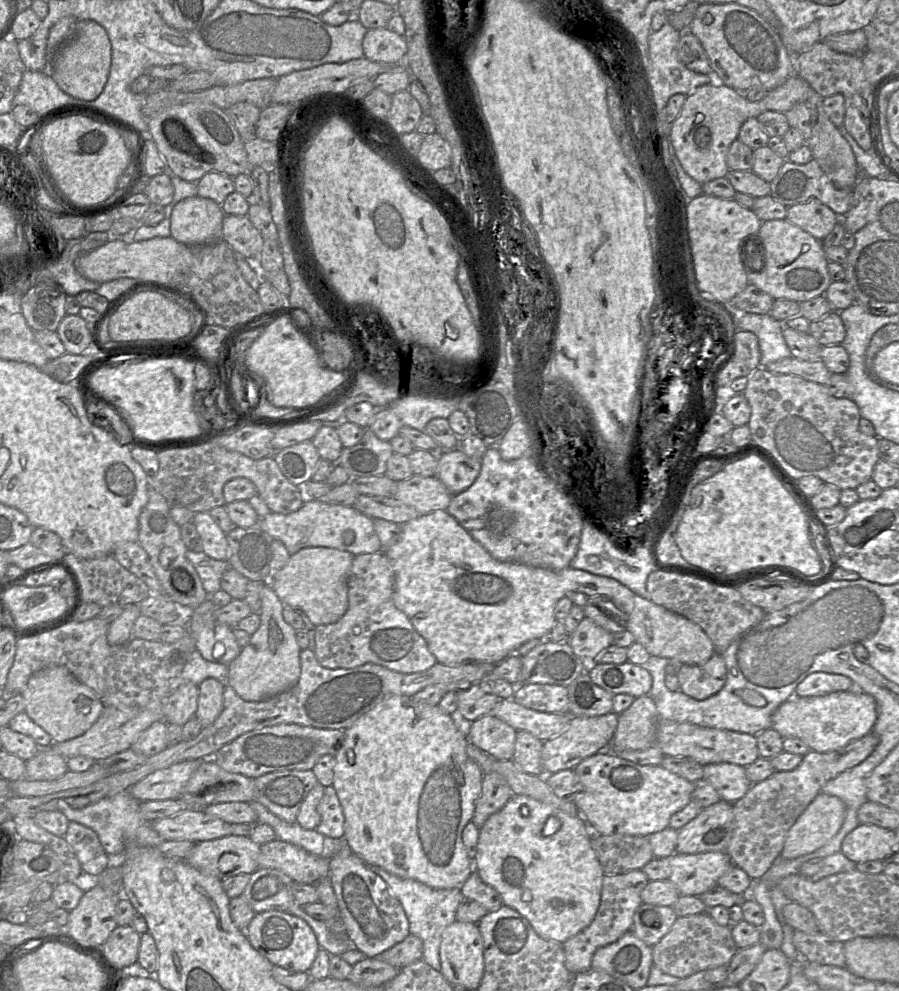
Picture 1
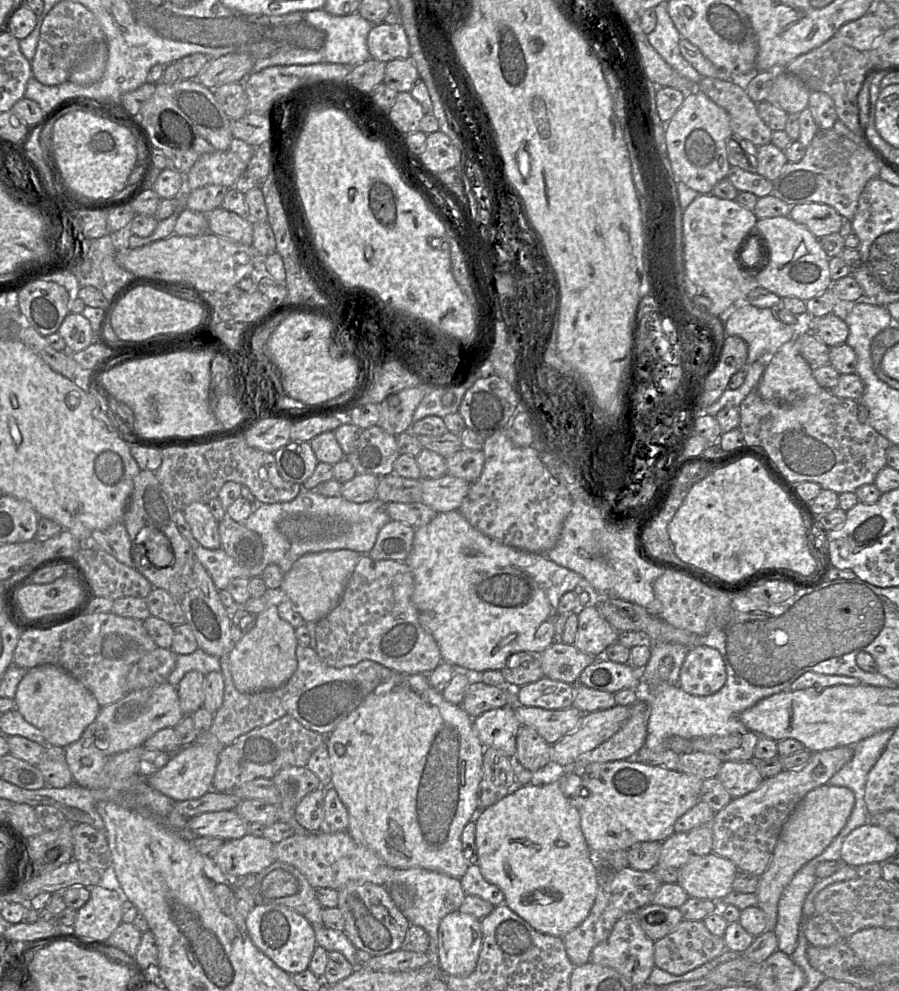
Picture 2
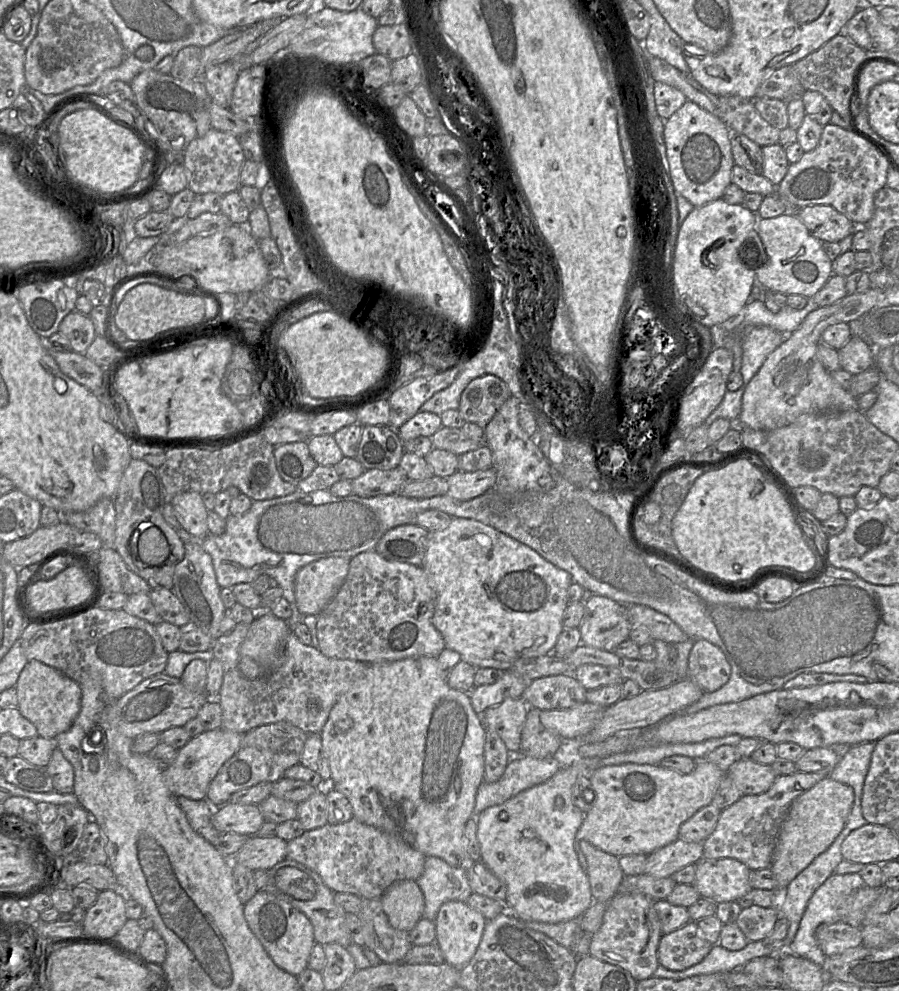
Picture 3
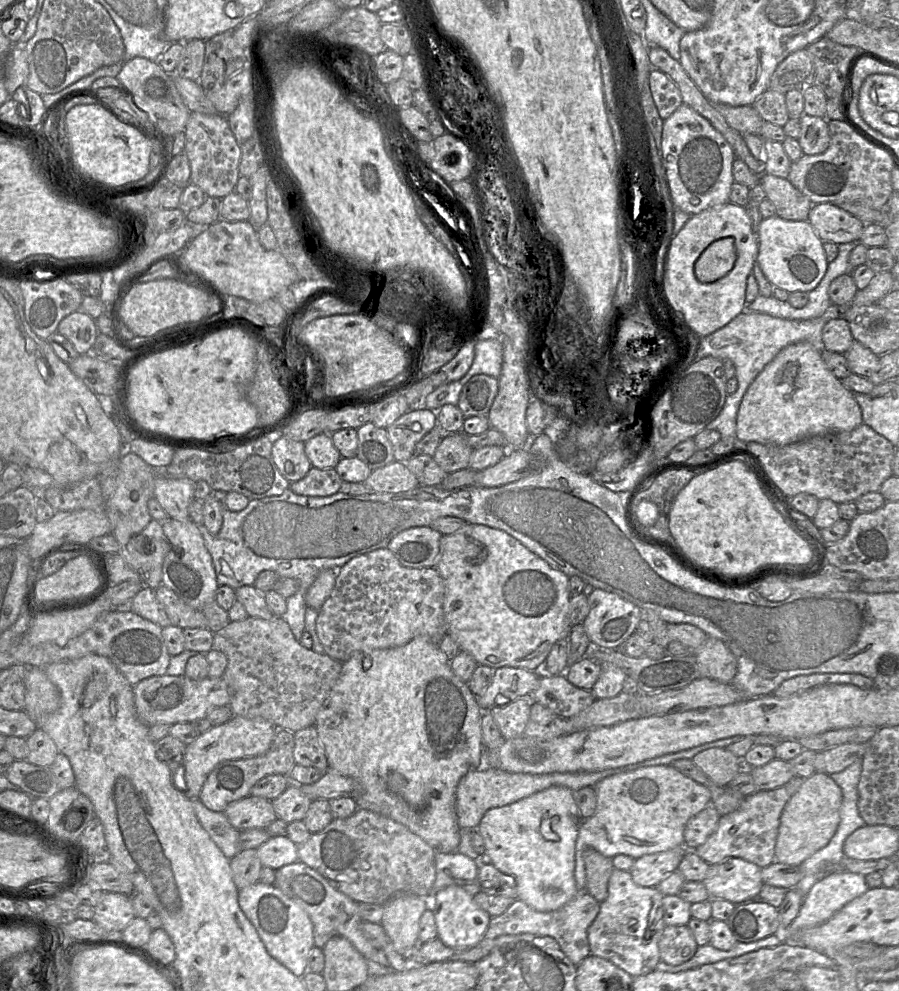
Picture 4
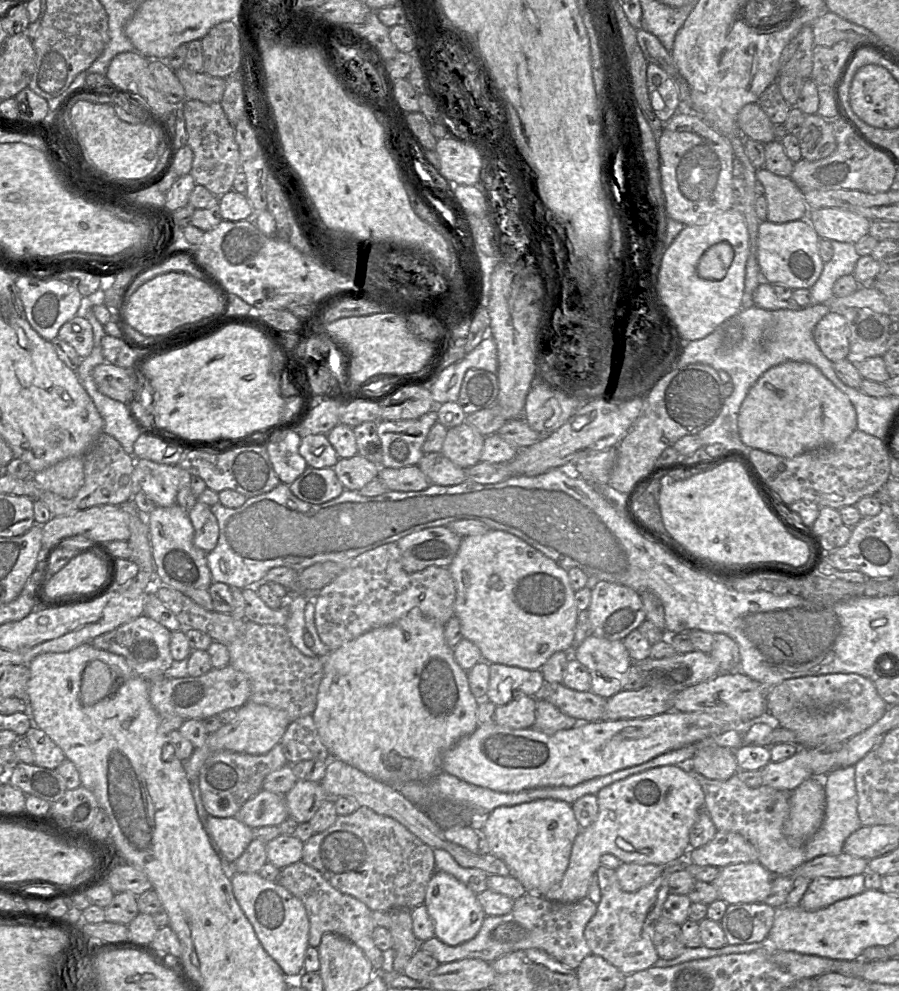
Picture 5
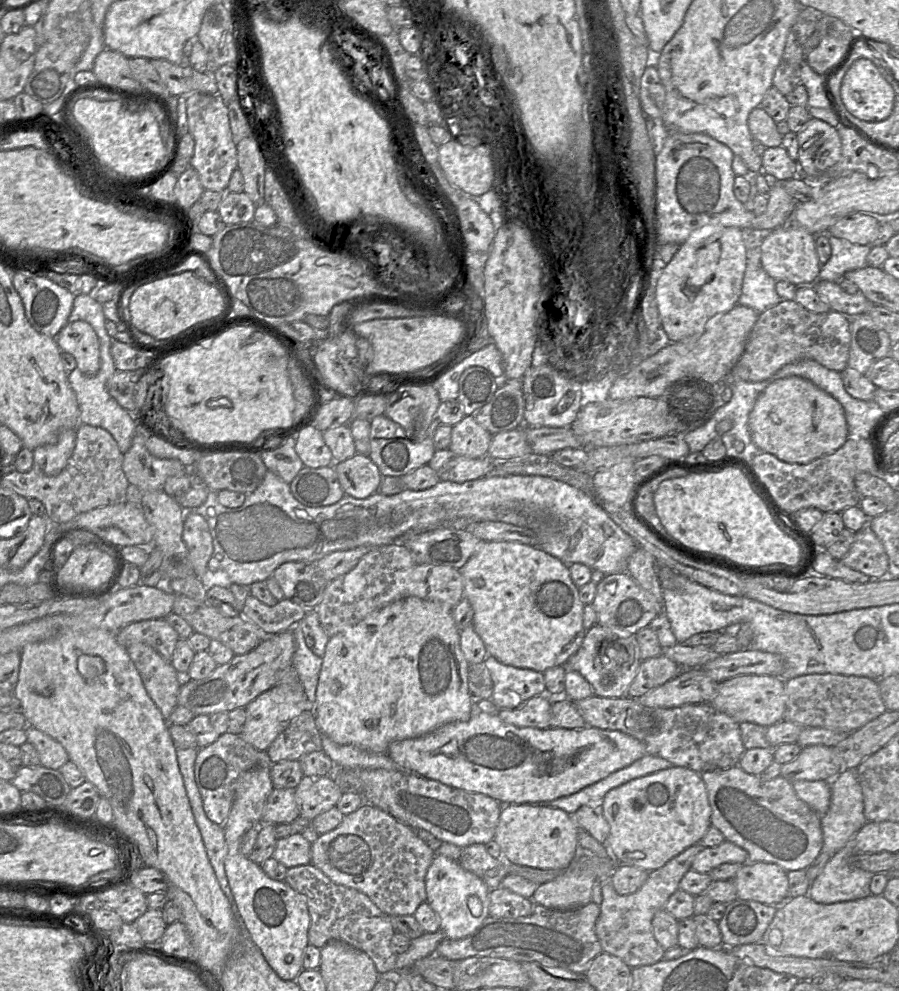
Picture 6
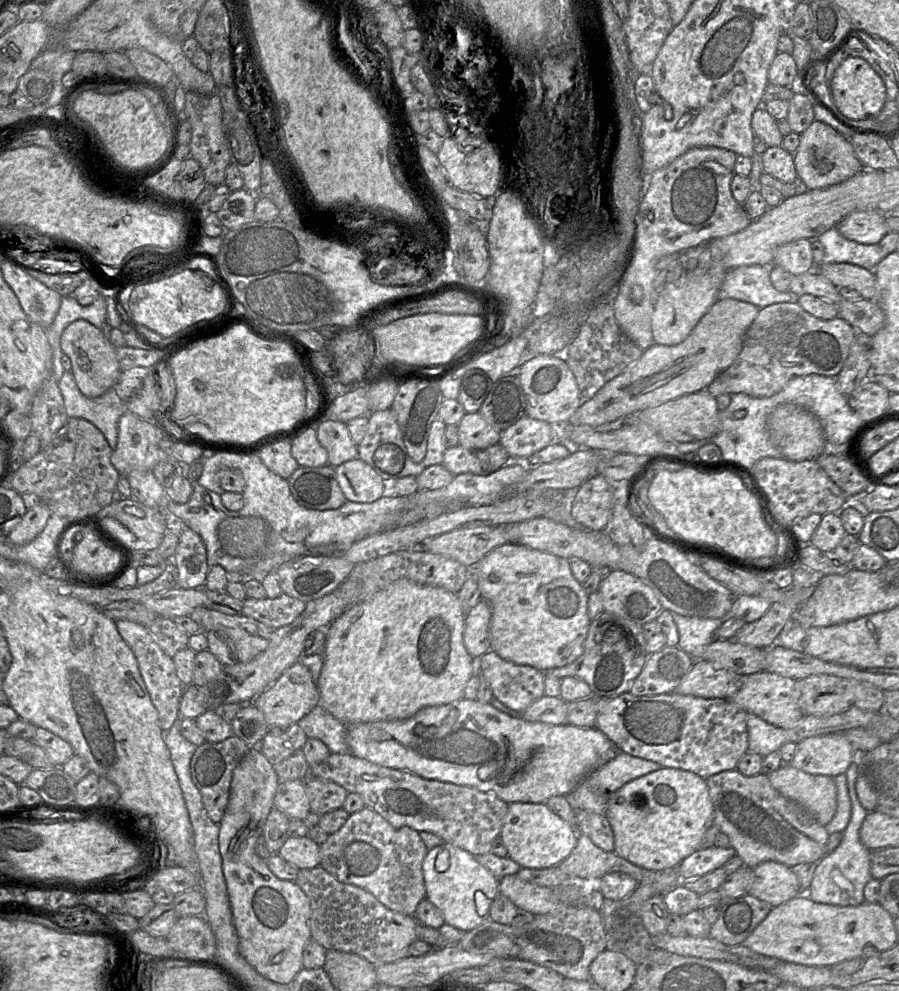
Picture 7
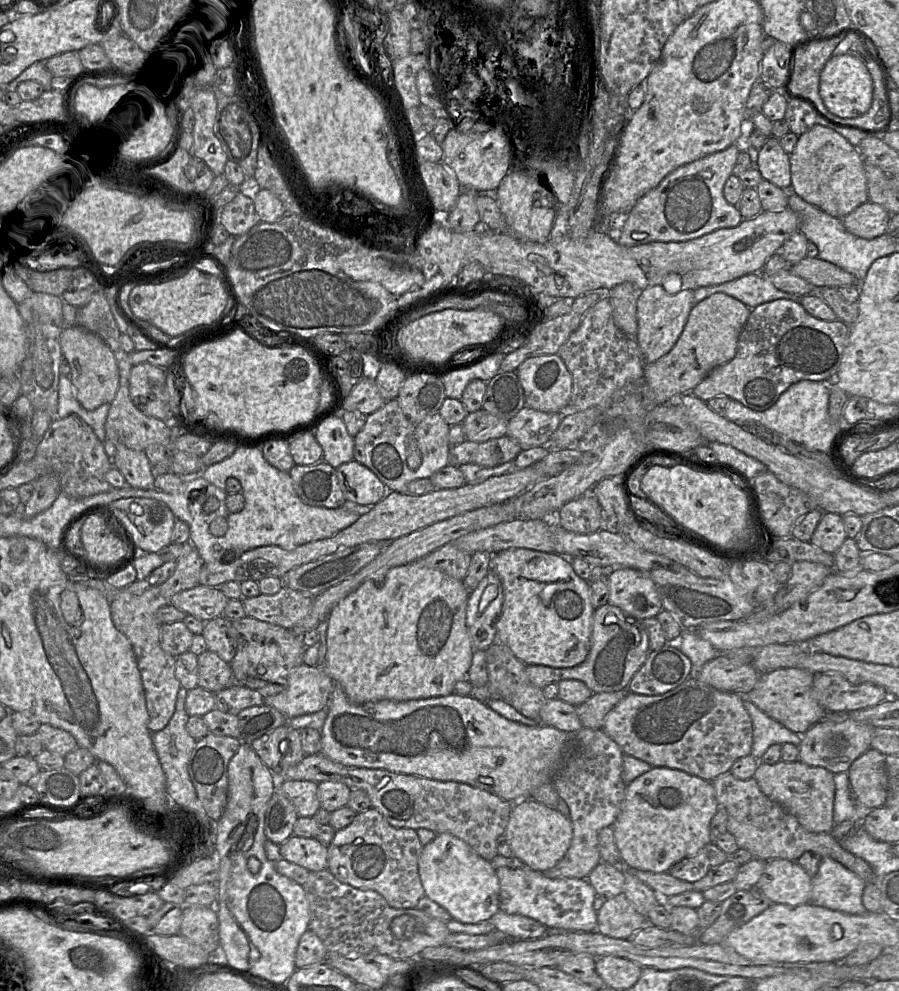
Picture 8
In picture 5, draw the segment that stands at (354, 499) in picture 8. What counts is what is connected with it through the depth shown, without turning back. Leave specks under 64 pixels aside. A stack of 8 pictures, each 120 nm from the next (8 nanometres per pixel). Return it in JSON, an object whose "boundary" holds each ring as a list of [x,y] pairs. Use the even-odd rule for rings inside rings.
{"boundary":[[[356,454],[351,458],[339,458],[333,469],[344,489],[359,491],[362,487],[378,476],[380,466],[378,464],[374,464],[359,454]]]}

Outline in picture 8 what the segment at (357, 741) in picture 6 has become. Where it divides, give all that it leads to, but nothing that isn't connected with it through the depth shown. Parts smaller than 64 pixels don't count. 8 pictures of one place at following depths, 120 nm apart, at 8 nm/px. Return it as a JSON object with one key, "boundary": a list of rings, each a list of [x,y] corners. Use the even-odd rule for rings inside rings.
{"boundary":[[[419,562],[391,568],[386,573],[382,583],[373,580],[364,581],[355,591],[340,600],[328,615],[325,671],[335,685],[343,689],[349,701],[358,705],[381,700],[401,702],[454,694],[455,684],[467,678],[475,651],[466,626],[466,607],[469,593],[462,581],[451,578],[437,569],[425,567]]]}

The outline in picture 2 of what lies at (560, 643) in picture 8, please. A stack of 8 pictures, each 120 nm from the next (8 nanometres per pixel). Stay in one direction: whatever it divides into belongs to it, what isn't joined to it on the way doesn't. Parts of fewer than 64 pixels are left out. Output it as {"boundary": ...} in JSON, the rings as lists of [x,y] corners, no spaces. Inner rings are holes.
{"boundary":[[[450,511],[438,513],[429,523],[415,529],[414,540],[408,558],[403,561],[412,571],[414,577],[414,590],[411,602],[417,611],[417,617],[421,627],[428,632],[436,641],[442,661],[456,669],[479,676],[488,670],[501,671],[507,659],[519,652],[542,653],[556,641],[555,624],[559,616],[558,605],[561,597],[570,591],[576,591],[586,584],[584,579],[577,573],[557,565],[546,557],[545,554],[535,554],[504,545],[472,527],[469,522],[458,512]]]}

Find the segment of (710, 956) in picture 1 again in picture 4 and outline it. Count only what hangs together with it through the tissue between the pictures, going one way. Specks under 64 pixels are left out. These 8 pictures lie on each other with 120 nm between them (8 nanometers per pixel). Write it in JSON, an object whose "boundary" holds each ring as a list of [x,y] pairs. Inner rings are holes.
{"boundary":[[[688,925],[665,926],[658,943],[660,960],[677,966],[691,959],[698,944]]]}

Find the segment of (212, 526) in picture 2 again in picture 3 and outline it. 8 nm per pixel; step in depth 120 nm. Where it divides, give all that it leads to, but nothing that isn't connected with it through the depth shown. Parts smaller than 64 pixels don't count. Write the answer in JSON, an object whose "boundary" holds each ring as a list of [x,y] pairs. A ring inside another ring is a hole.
{"boundary":[[[184,492],[174,496],[170,502],[180,526],[189,534],[205,539],[209,533],[207,509],[198,492]]]}

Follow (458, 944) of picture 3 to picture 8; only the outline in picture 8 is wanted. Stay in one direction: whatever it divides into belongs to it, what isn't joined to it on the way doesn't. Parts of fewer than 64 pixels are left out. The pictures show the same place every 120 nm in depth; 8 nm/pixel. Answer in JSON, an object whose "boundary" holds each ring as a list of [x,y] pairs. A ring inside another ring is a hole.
{"boundary":[[[437,834],[434,840],[423,846],[418,859],[418,872],[425,896],[446,909],[454,920],[477,924],[490,920],[500,910],[496,869],[452,834]]]}

